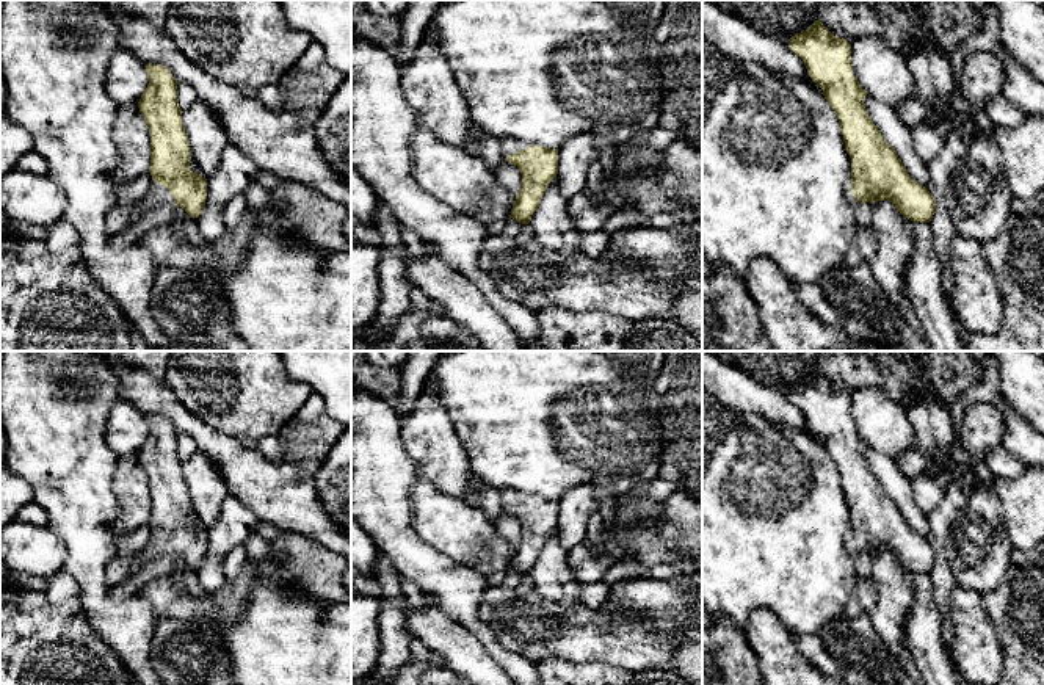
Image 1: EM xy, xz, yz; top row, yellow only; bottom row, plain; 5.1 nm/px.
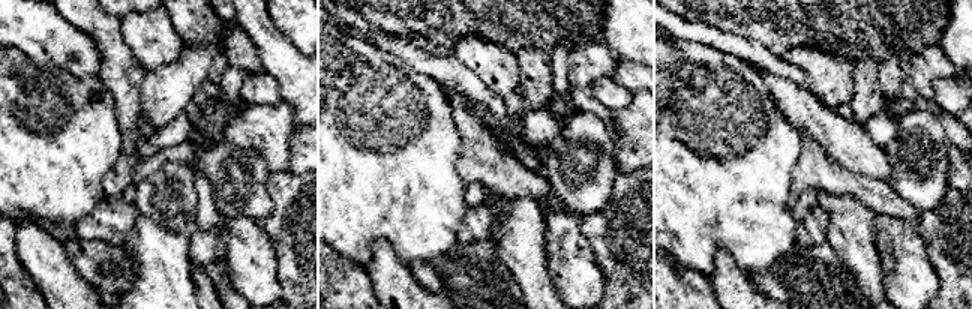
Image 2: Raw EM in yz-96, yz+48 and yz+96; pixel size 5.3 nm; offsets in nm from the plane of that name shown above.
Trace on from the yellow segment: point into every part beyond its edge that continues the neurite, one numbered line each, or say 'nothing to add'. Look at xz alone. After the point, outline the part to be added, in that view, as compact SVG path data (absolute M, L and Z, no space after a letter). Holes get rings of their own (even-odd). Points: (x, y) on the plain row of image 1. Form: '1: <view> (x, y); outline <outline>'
1: xz (508, 497); outline M508 489L500 492L500 498L503 509L506 509L508 506L517 505L520 502L520 494Z

